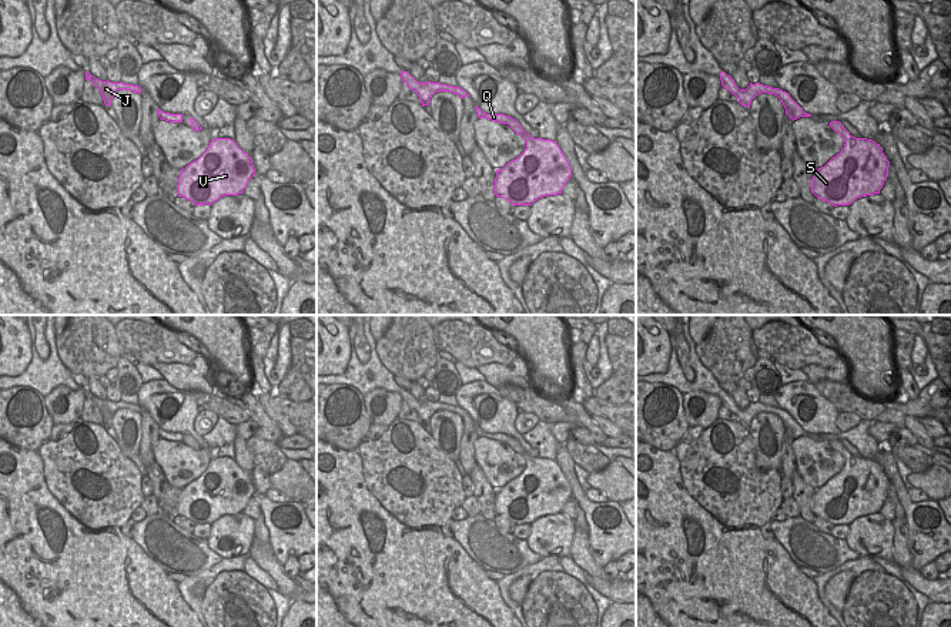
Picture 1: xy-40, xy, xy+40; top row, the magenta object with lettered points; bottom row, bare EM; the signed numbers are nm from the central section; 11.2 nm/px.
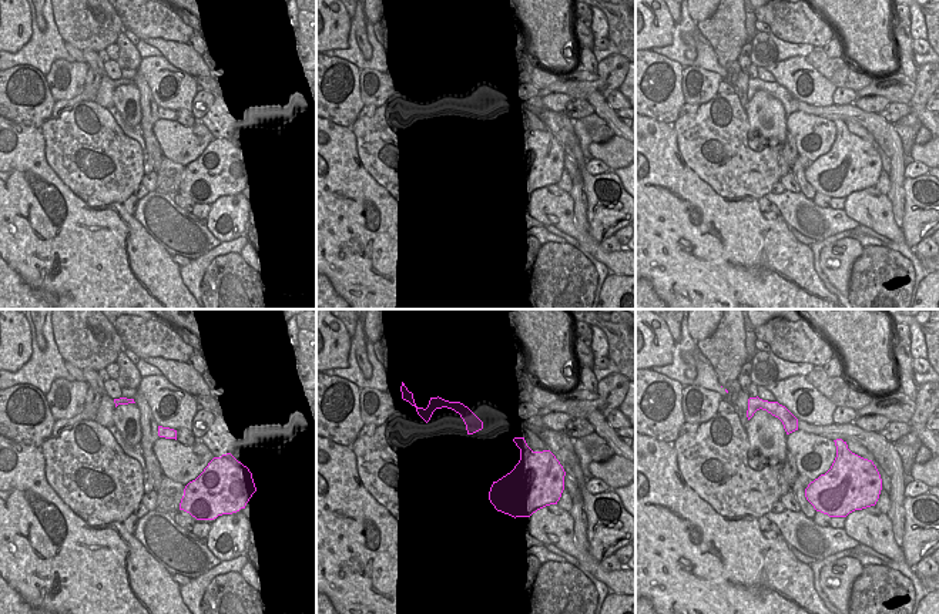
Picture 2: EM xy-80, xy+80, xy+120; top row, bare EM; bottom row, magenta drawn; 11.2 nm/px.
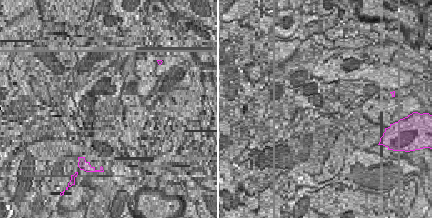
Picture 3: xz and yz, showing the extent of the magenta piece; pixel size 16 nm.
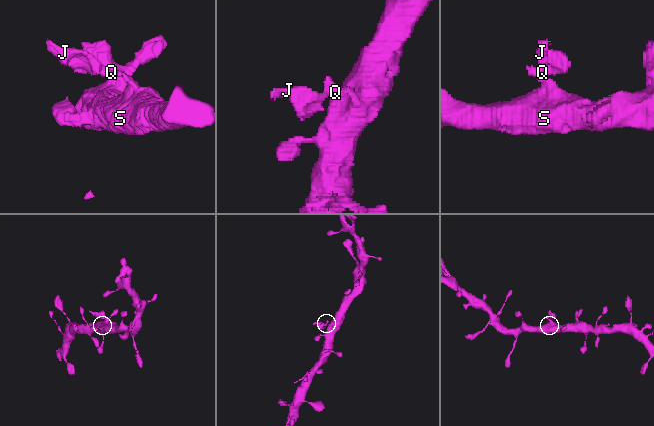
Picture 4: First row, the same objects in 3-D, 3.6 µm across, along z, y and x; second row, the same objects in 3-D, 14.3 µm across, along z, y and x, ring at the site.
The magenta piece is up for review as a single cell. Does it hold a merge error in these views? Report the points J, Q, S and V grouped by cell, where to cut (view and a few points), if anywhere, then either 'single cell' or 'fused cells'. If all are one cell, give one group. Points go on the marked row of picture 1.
J Q / S V | xy (511, 117), (506, 123) | fused cells

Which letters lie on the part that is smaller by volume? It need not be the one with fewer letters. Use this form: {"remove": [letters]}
{"remove": ["J", "Q"]}

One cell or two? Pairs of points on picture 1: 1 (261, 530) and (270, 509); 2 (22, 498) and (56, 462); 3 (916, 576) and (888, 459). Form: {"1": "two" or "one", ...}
{"1": "two", "2": "two", "3": "two"}

